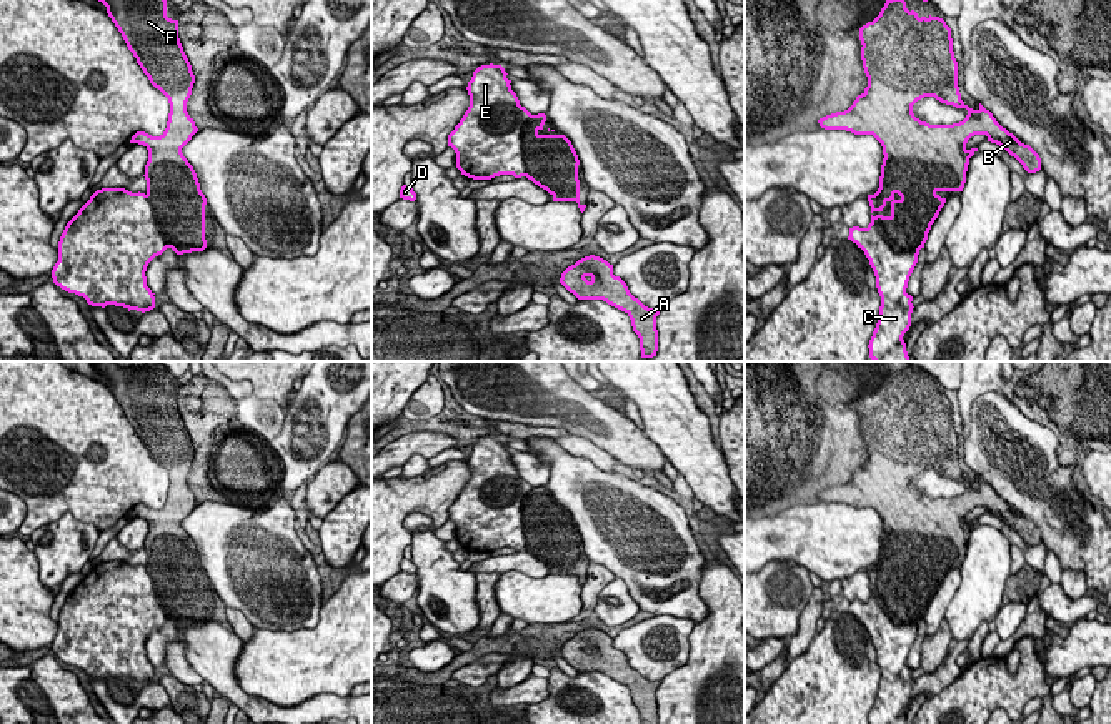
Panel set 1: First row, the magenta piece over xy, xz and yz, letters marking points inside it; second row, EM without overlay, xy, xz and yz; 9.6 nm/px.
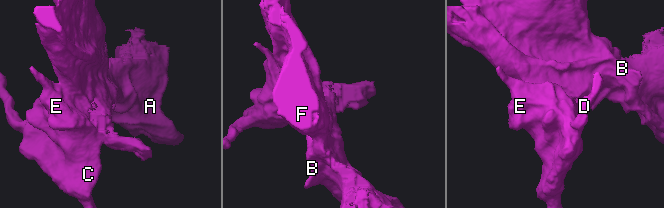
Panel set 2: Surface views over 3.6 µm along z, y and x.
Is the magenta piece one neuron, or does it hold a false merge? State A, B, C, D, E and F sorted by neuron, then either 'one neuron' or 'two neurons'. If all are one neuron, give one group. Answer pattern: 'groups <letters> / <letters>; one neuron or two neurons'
groups A B F / C D E; two neurons

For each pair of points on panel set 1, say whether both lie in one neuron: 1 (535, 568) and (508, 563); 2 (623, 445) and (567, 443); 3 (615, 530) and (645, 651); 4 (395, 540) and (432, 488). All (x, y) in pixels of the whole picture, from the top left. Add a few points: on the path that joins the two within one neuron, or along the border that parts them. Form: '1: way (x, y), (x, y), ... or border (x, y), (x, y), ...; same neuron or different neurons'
1: way (528, 565), (515, 563); same neuron
2: border (570, 433), (587, 436), (618, 461); different neurons
3: border (653, 614), (670, 614), (692, 621); different neurons
4: way (395, 525), (395, 516), (417, 495); same neuron

